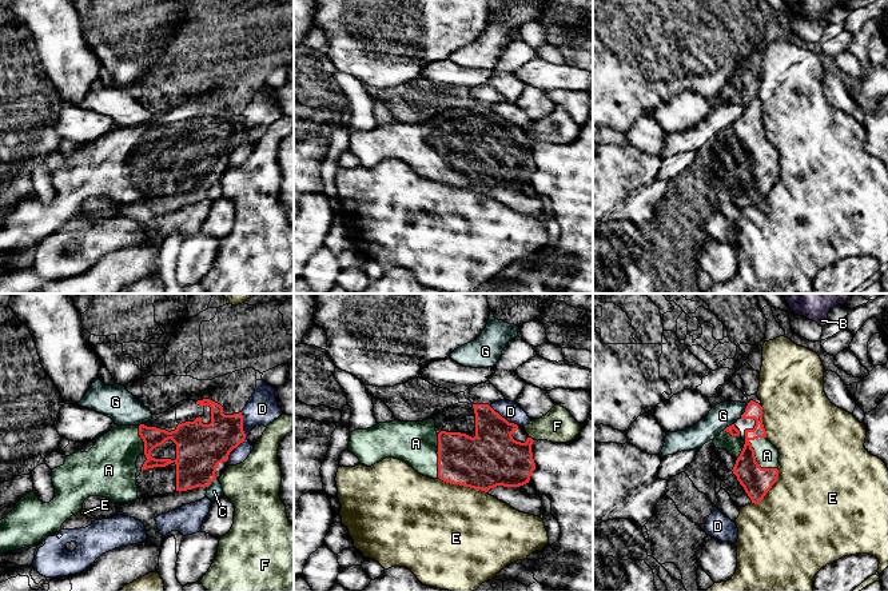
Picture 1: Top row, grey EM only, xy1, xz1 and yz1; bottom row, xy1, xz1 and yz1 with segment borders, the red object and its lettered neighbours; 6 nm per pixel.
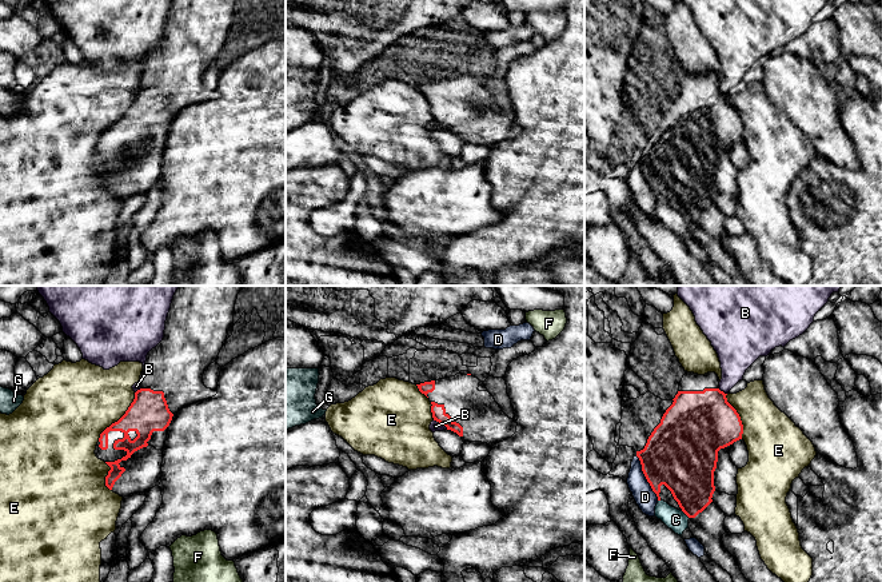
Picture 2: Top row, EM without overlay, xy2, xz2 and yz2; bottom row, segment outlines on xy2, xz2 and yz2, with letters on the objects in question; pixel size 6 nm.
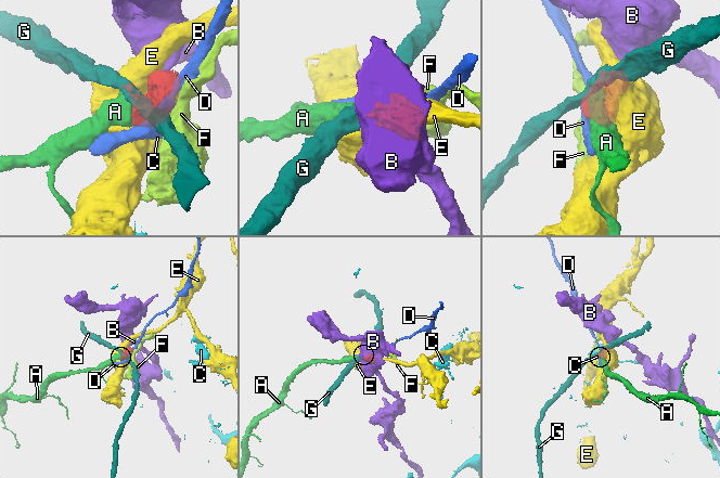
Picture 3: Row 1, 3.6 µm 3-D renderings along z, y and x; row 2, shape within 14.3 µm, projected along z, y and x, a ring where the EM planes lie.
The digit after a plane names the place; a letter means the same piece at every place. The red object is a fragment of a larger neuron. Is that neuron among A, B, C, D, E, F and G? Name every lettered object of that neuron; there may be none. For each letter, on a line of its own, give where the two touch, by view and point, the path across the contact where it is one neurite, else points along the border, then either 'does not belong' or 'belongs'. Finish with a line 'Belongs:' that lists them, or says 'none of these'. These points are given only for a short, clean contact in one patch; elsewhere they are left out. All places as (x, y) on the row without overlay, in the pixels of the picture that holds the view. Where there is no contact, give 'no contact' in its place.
A: yz1 (756, 163) | belongs
B: xz2 (440, 124) | along xz2 (434, 120), (447, 130) | does not belong
C: xy1 (210, 184) | along xy1 (216, 180), (207, 188) | does not belong
D: xy1 (245, 139) | does not belong
E: xy2 (120, 119) | does not belong
F: xz1 (532, 140) | along xz1 (529, 138), (533, 142) | does not belong
G: yz1 (745, 112) | does not belong
Belongs: A

